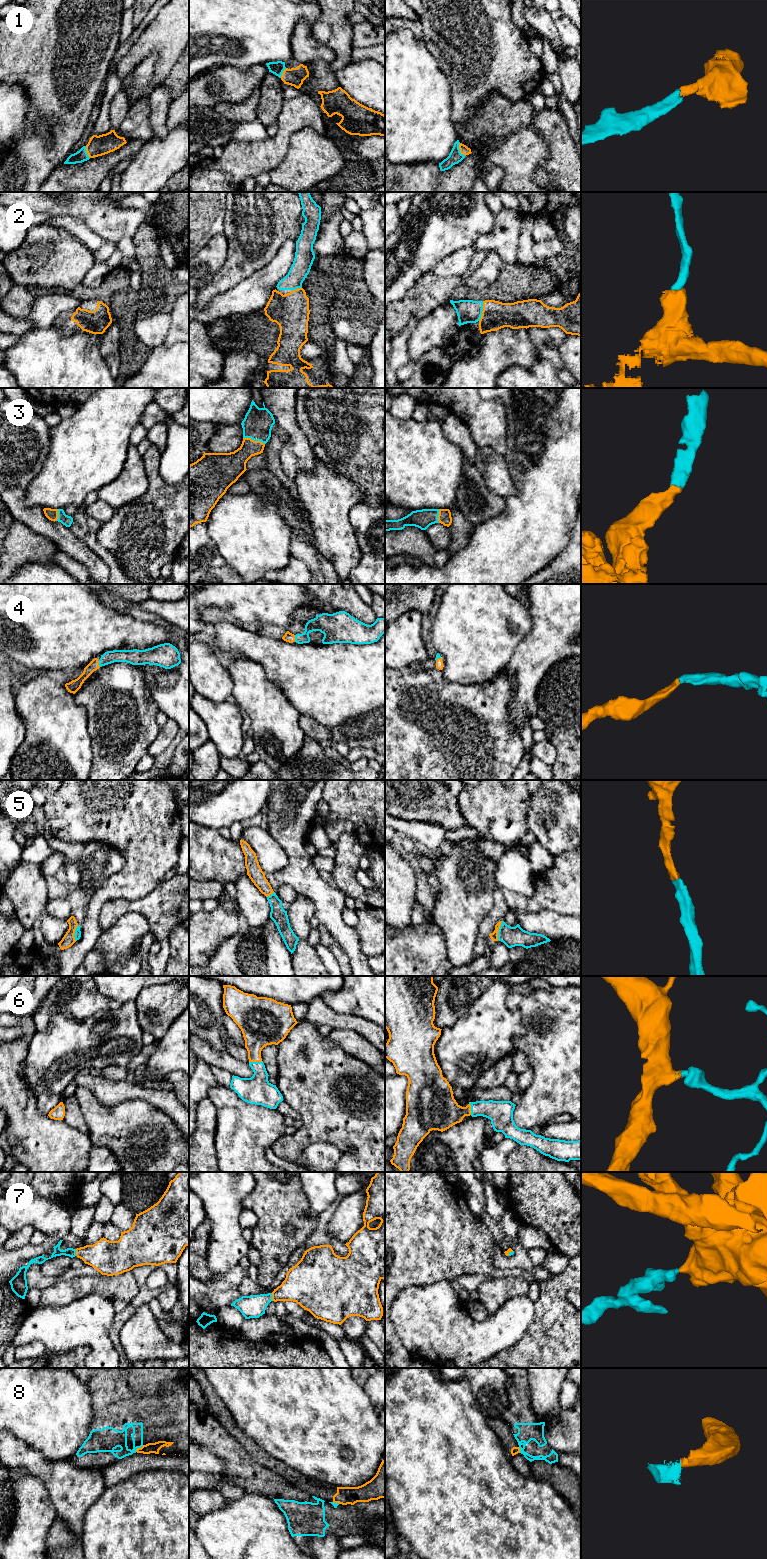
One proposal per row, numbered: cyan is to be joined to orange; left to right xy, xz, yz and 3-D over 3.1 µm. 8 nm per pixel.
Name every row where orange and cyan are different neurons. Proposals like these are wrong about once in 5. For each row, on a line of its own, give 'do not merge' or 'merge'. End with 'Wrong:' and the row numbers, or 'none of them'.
1: merge
2: merge
3: merge
4: merge
5: merge
6: merge
7: merge
8: do not merge
Wrong: 8

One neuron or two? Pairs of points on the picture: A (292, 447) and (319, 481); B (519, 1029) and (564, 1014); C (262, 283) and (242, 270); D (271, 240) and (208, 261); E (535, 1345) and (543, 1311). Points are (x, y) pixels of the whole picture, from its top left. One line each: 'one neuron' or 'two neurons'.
A: two neurons
B: two neurons
C: two neurons
D: two neurons
E: one neuron

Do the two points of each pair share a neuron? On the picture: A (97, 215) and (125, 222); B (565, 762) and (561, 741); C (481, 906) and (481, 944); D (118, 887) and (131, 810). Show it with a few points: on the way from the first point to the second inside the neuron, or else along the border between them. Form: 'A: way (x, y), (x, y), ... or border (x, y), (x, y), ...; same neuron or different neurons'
A: way (104, 217), (111, 222), (118, 222); same neuron
B: way (565, 757), (565, 746); same neuron
C: border (478, 933), (472, 957); different neurons
D: way (133, 868), (133, 829); same neuron

